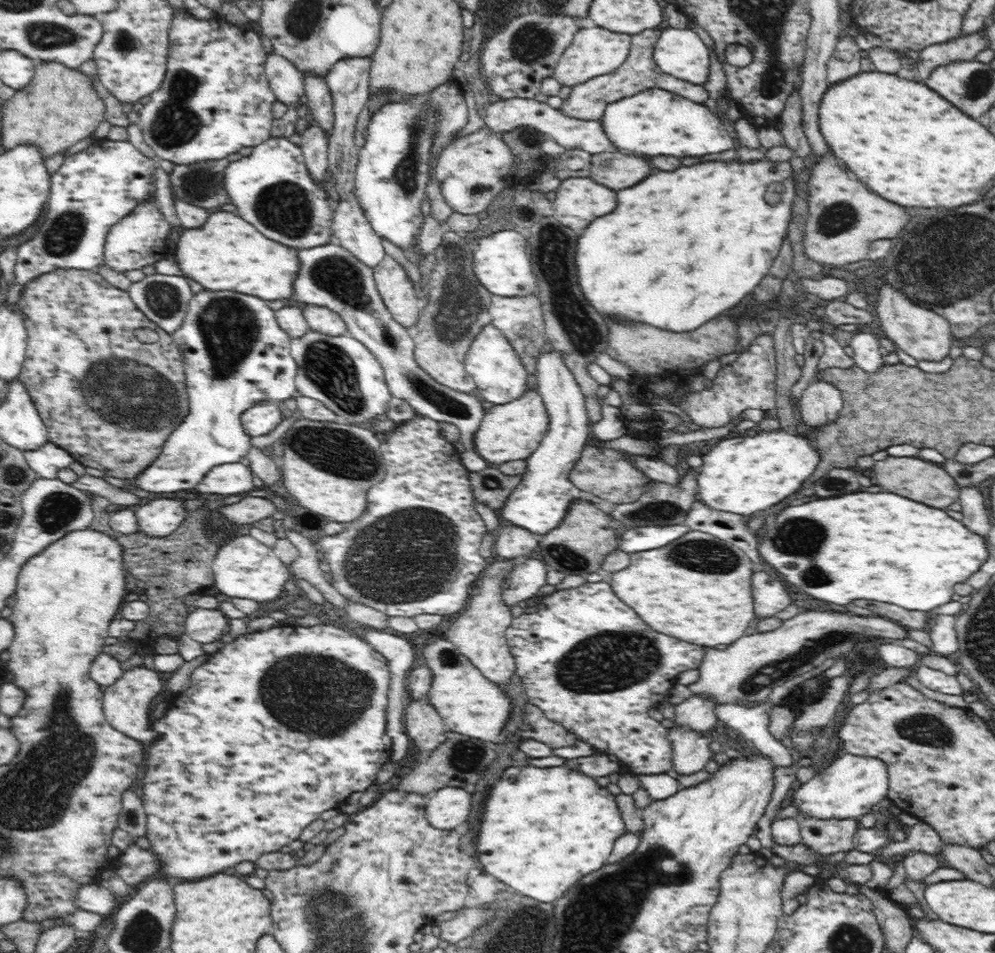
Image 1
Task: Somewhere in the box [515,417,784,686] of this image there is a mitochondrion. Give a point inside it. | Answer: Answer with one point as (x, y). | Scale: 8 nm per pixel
(713, 558)

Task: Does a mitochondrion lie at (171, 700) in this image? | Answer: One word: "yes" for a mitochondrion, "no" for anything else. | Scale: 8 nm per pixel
no

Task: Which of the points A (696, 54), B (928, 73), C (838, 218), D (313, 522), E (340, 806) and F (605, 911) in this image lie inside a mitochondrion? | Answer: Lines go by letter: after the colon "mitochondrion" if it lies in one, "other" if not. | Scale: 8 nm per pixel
A: other
B: other
C: mitochondrion
D: other
E: other
F: mitochondrion

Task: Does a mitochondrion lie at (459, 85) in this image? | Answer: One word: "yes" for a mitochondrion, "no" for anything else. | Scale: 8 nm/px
no

